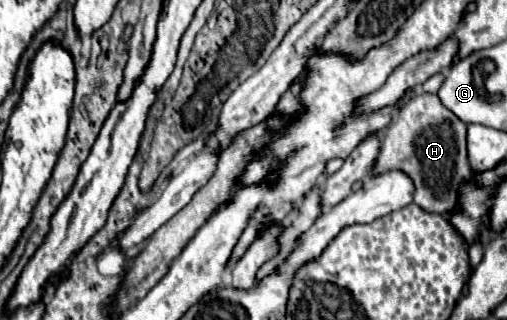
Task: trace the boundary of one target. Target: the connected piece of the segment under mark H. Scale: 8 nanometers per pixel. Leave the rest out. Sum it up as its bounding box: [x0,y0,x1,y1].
[371,88,471,216]

